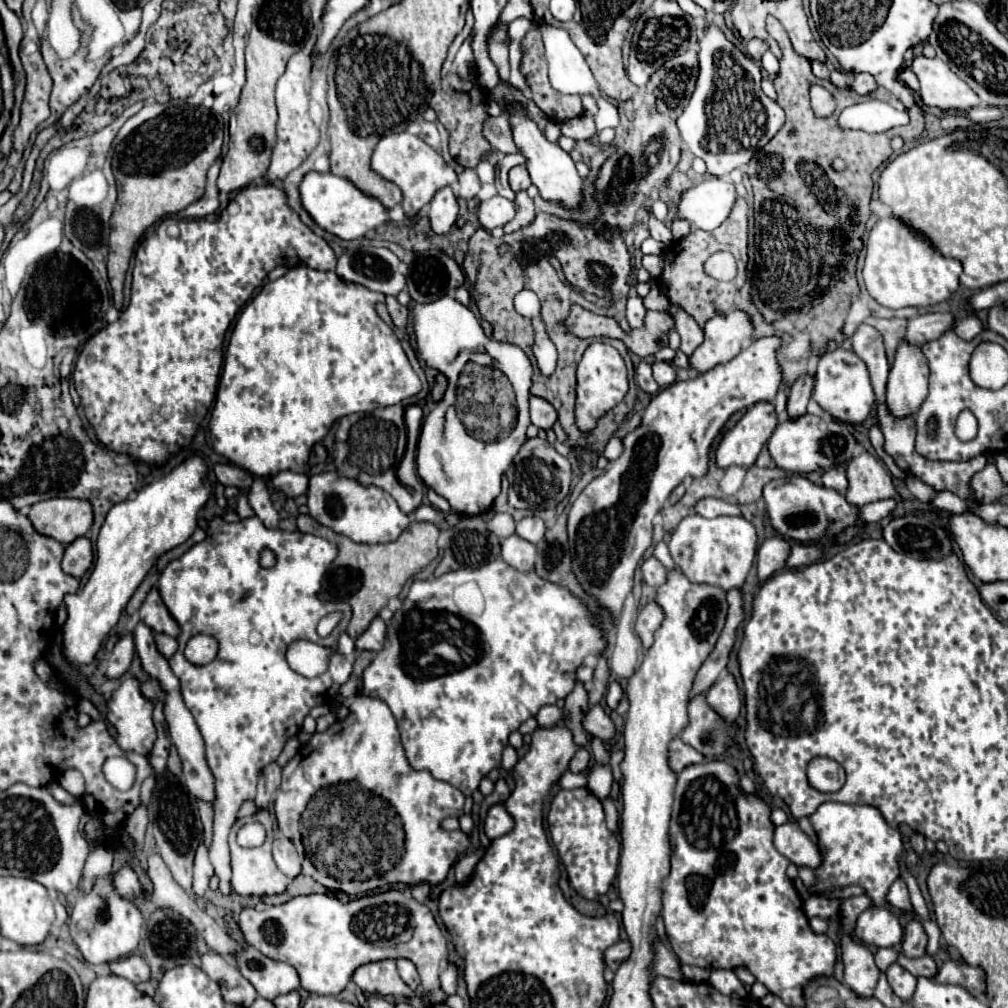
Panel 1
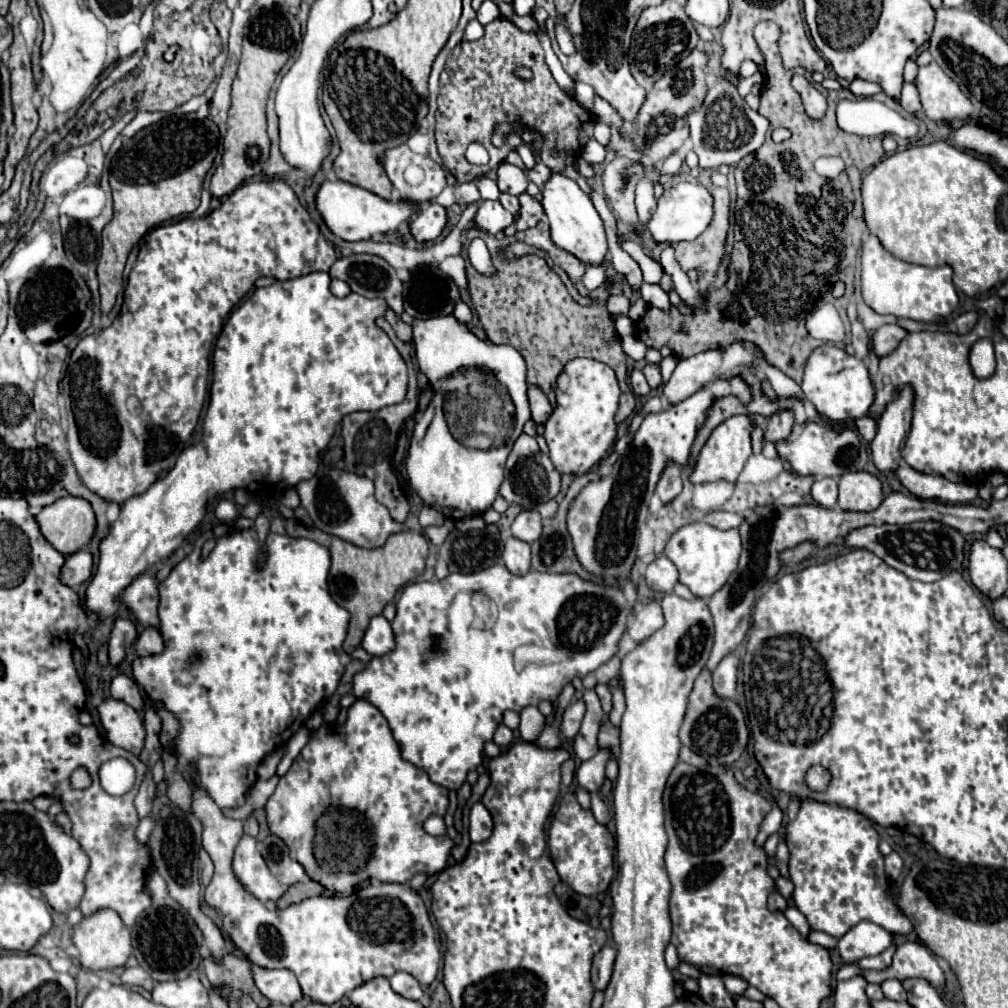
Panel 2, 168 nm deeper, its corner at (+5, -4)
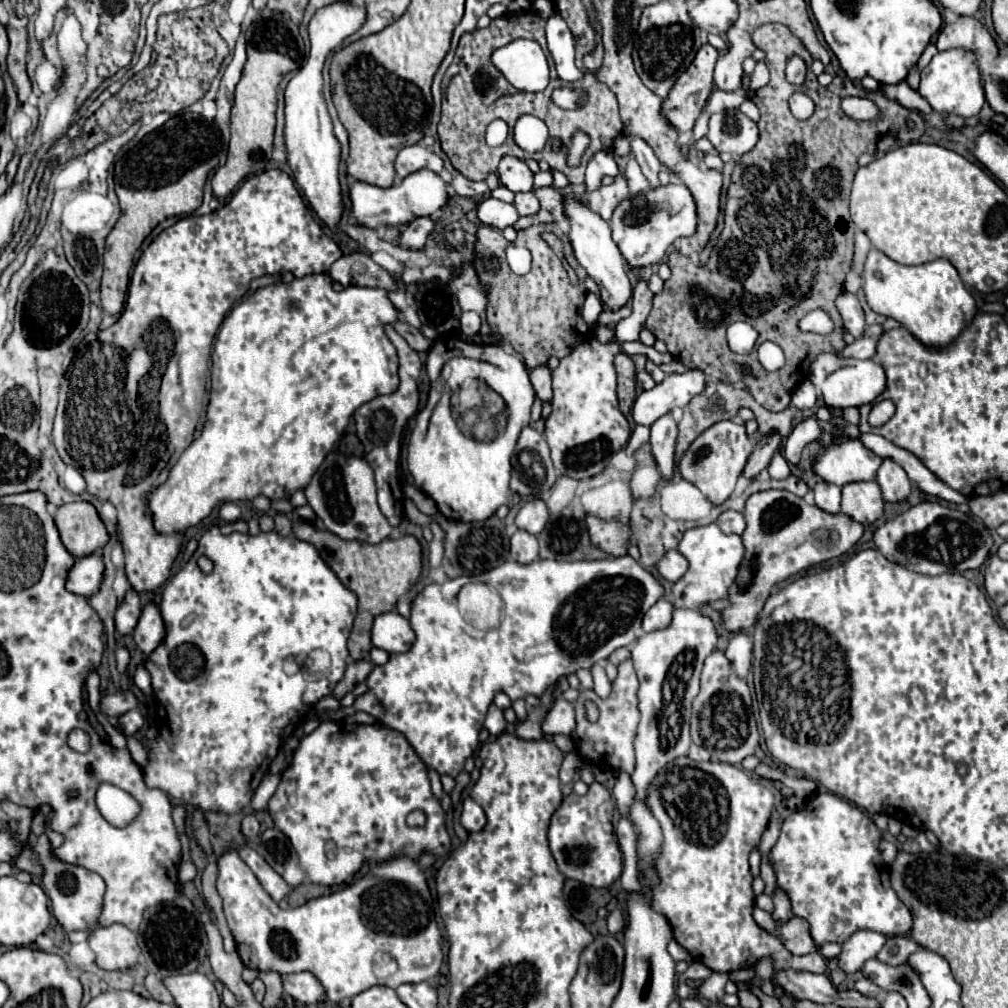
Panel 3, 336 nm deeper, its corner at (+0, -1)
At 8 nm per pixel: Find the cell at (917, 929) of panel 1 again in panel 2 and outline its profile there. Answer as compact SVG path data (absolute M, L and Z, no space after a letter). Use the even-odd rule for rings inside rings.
M904 942L902 946L898 946L892 964L886 970L864 970L858 964L846 964L836 974L838 980L848 980L854 976L862 976L866 982L874 984L882 984L888 978L924 978L936 990L944 988L946 982L944 972L936 962L936 956L920 942Z

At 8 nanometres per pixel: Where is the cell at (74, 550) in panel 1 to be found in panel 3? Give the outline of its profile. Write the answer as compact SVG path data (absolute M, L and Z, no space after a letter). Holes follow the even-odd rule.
M99 553L75 559L75 565L67 577L67 589L81 597L91 597L97 593L103 577L103 559Z

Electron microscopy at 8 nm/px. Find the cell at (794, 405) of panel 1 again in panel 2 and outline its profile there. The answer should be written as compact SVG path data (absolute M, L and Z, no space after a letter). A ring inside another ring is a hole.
M782 410L780 414L774 414L770 420L768 420L768 428L764 430L764 442L780 442L784 440L790 430L792 430L792 412L788 410Z

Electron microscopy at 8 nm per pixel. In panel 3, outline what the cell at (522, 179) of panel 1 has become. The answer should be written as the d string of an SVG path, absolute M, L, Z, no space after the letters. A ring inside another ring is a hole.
M503 157L499 163L499 181L513 193L533 191L533 173L517 157Z

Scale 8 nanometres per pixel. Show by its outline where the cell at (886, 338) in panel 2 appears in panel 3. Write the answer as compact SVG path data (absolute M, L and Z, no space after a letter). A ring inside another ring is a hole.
M869 325L865 335L861 339L857 339L853 345L847 345L841 351L841 355L855 357L855 359L871 359L875 355L875 349L877 349L877 339L881 339L883 333L885 333L883 325Z

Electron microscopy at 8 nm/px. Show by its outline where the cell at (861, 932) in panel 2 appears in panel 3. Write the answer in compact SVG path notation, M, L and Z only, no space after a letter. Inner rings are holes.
M869 929L855 931L841 945L839 967L845 973L859 971L867 959L873 959L879 953L879 949L885 945L885 941L887 941L887 937L881 935L881 933L877 933L877 931L869 931Z

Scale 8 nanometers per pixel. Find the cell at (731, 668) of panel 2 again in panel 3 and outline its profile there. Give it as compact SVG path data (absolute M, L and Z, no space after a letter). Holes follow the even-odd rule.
M735 633L729 641L729 647L725 649L725 657L729 659L737 677L741 679L745 679L745 675L751 669L751 651L753 651L753 643L745 633Z

